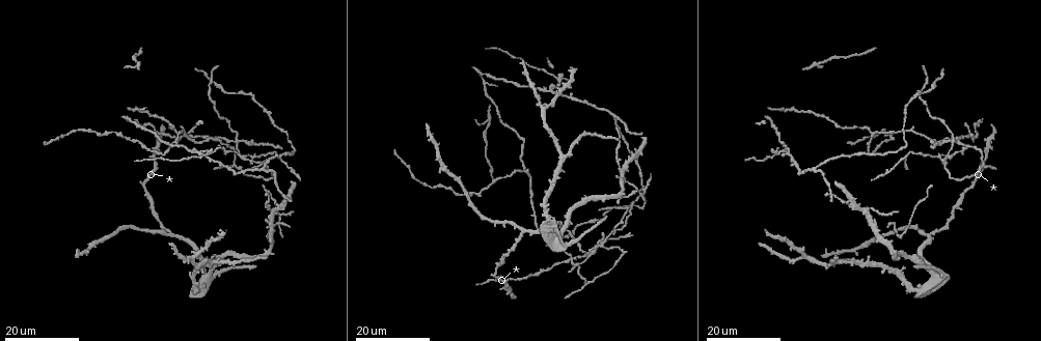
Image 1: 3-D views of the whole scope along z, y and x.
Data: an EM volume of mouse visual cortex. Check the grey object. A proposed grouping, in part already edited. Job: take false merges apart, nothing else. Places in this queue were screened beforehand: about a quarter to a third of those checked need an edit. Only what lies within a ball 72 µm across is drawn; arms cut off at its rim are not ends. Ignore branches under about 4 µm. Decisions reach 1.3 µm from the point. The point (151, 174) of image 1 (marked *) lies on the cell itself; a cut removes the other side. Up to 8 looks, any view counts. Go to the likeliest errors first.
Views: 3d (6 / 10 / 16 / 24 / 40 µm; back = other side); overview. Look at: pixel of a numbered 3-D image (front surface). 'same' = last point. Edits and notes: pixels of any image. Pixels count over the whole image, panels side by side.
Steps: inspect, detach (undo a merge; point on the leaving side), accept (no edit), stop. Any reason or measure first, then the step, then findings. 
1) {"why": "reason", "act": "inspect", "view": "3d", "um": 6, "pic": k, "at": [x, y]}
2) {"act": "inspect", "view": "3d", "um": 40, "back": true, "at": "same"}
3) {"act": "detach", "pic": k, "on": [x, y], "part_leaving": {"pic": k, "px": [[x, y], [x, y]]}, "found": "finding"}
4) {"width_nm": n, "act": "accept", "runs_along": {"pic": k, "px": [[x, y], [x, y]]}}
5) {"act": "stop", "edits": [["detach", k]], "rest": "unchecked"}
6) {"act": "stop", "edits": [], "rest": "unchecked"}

{"why": "looks like a crossing", "act": "inspect", "view": "3d", "um": 24, "pic": 1, "at": [236, 139]}

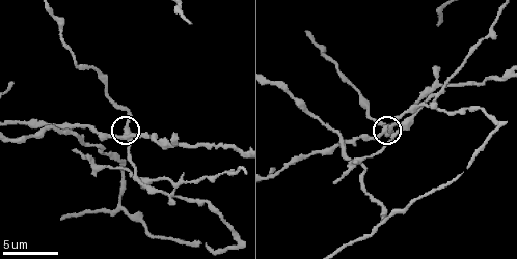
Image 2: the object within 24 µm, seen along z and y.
{"act": "inspect", "view": "3d", "um": 6, "pic": 2, "at": [128, 133]}

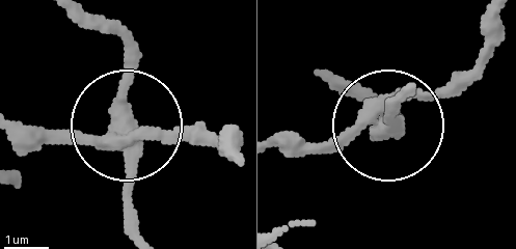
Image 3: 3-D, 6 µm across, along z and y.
{"act": "accept", "runs_along": {"pic": 3, "px": [[22, 122], [111, 137], [121, 118], [121, 22]]}, "found": "all the same cell"}

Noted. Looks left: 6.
{"why": "four-way junction", "act": "inspect", "view": "3d", "um": 16, "pic": 1, "at": [558, 79]}

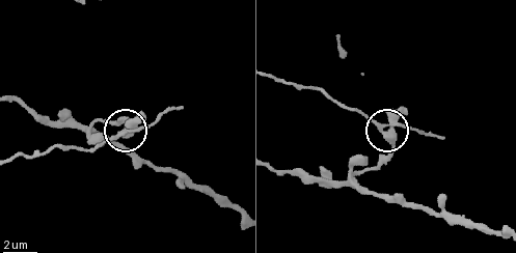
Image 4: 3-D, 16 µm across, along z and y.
{"why": "closer look", "act": "inspect", "view": "3d", "um": 10, "pic": 4, "at": [121, 132]}

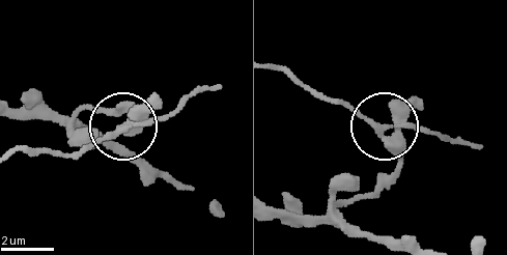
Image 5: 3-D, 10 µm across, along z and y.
{"side_arm_um": 12, "act": "detach", "pic": 5, "on": [355, 113], "part_leaving": {"pic": 5, "px": [[377, 136], [346, 107], [313, 95], [273, 68]]}, "found": "two cells meet here"}

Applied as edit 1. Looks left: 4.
{"act": "inspect", "view": "overview"}

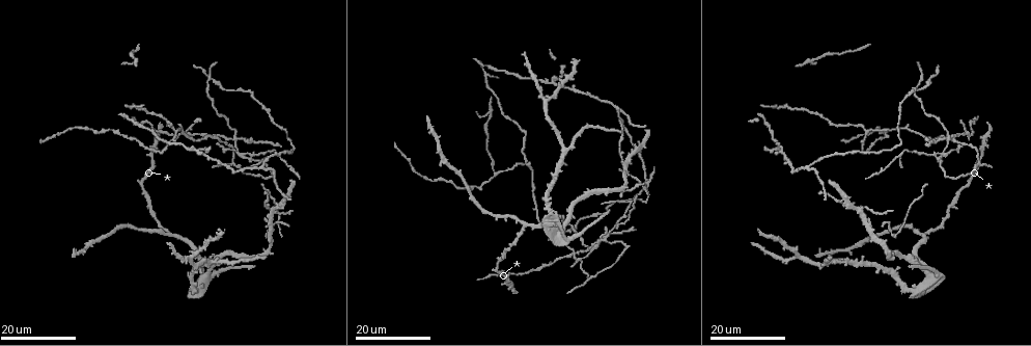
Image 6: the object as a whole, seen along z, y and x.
{"why": "four or more arms meet", "act": "inspect", "view": "3d", "um": 16, "pic": 6, "at": [858, 208]}

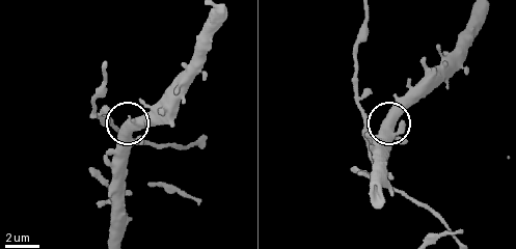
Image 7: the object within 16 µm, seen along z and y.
{"act": "inspect", "view": "3d", "um": 10, "pic": 7, "at": [386, 123]}

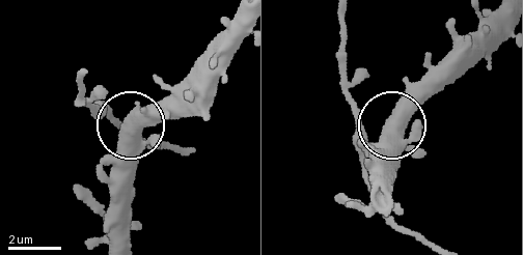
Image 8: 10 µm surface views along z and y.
{"side_arm_um": 13, "act": "accept", "found": "continuous, no second cell"}

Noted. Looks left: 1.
{"act": "stop", "edits": [["detach", 5]], "rest": "unchecked"}

